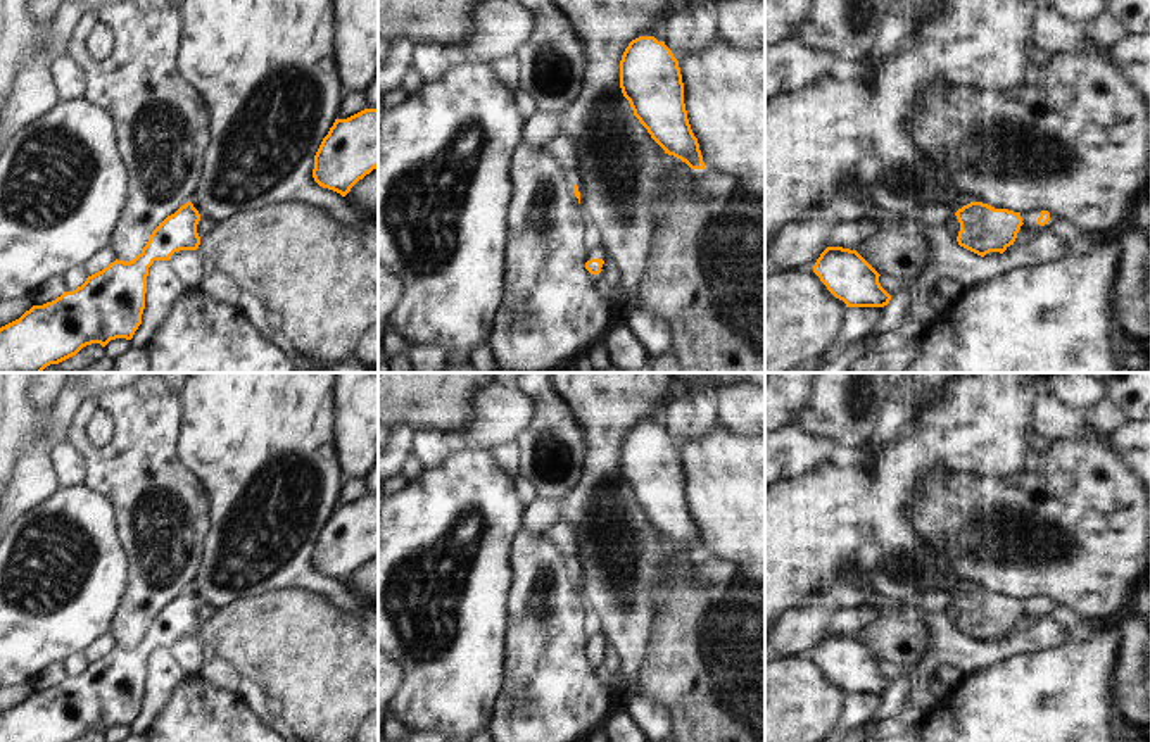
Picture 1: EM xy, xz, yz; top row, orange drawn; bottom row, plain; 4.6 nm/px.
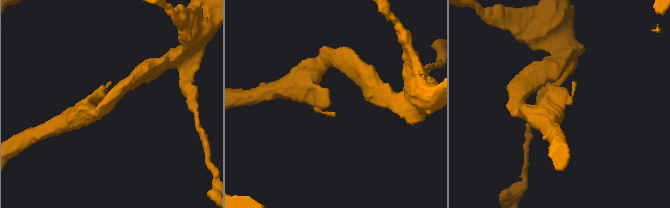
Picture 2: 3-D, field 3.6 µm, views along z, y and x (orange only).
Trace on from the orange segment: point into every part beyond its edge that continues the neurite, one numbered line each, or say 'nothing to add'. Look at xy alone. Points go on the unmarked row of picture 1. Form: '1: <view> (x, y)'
nothing to add

